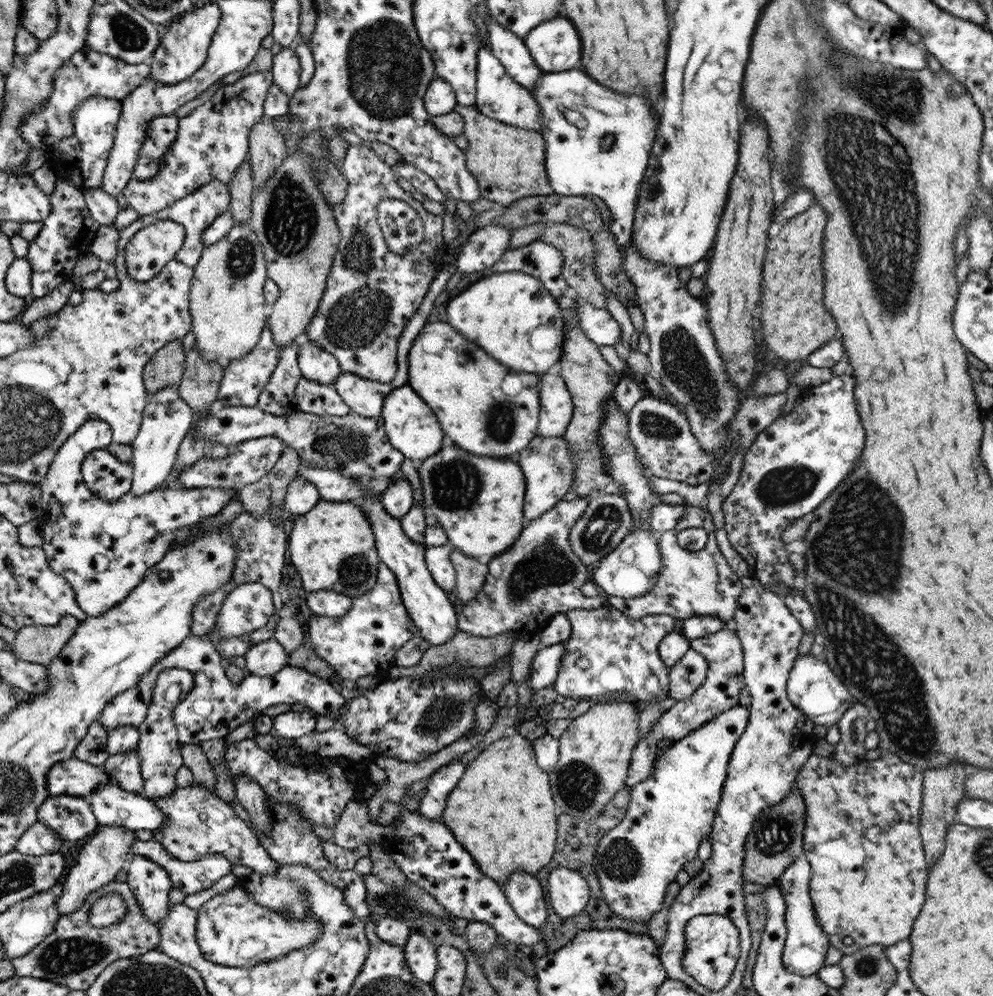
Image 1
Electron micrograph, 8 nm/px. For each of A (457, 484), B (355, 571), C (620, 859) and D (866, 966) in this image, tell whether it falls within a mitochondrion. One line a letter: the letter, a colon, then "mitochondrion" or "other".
A: mitochondrion
B: mitochondrion
C: mitochondrion
D: mitochondrion

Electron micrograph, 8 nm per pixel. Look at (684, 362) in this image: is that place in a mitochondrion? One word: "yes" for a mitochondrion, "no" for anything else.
yes

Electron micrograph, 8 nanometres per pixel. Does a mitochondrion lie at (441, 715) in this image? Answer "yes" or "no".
yes

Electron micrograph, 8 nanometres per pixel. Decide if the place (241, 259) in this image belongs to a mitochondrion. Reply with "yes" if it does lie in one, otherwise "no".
yes

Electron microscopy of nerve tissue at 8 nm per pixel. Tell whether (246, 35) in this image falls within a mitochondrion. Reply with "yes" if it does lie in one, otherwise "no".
no

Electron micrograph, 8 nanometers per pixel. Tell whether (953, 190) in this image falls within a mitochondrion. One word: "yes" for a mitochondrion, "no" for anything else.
no

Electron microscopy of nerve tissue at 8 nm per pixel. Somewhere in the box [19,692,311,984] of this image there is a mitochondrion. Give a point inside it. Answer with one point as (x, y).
(67, 956)

